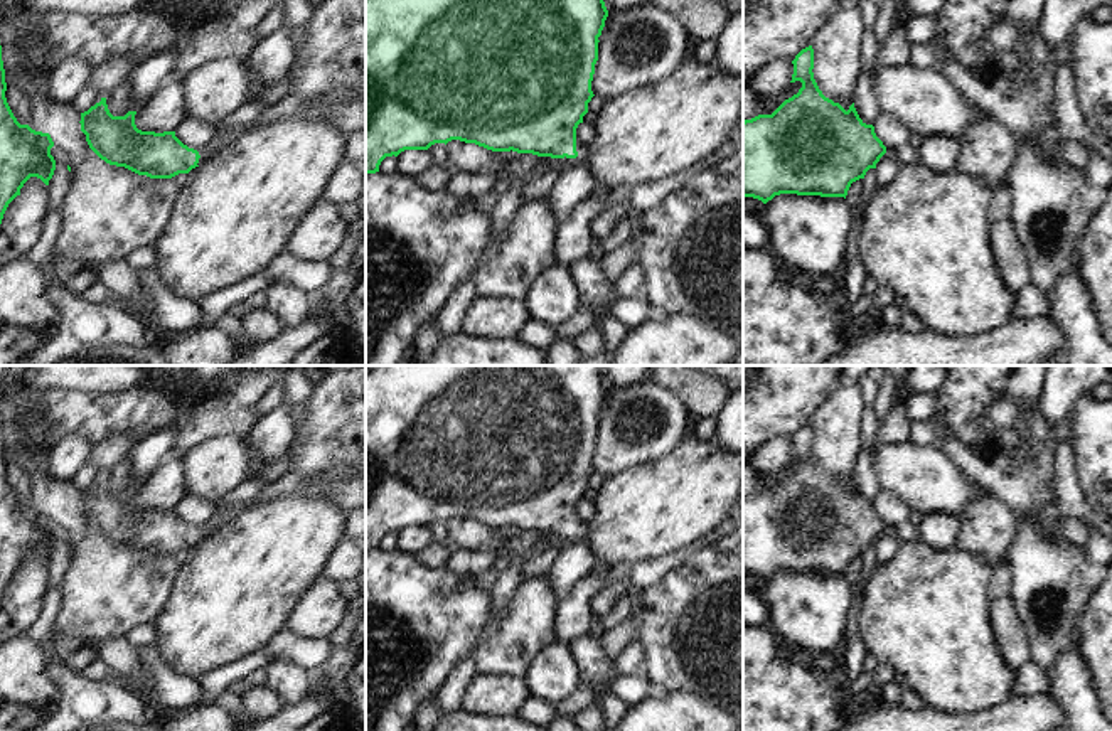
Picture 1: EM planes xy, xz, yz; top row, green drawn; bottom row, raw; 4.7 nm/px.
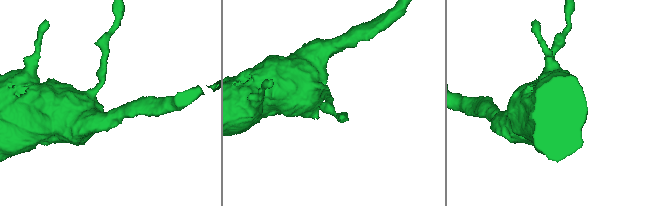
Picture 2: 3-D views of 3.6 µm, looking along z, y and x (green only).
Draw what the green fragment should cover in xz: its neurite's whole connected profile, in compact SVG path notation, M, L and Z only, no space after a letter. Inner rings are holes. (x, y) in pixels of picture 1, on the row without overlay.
M376 366L366 372L366 552L379 549L386 534L404 527L428 527L435 520L460 517L492 529L532 531L561 536L568 544L586 541L586 526L576 519L576 505L595 473L591 458L598 438L598 414L608 387L601 366Z

